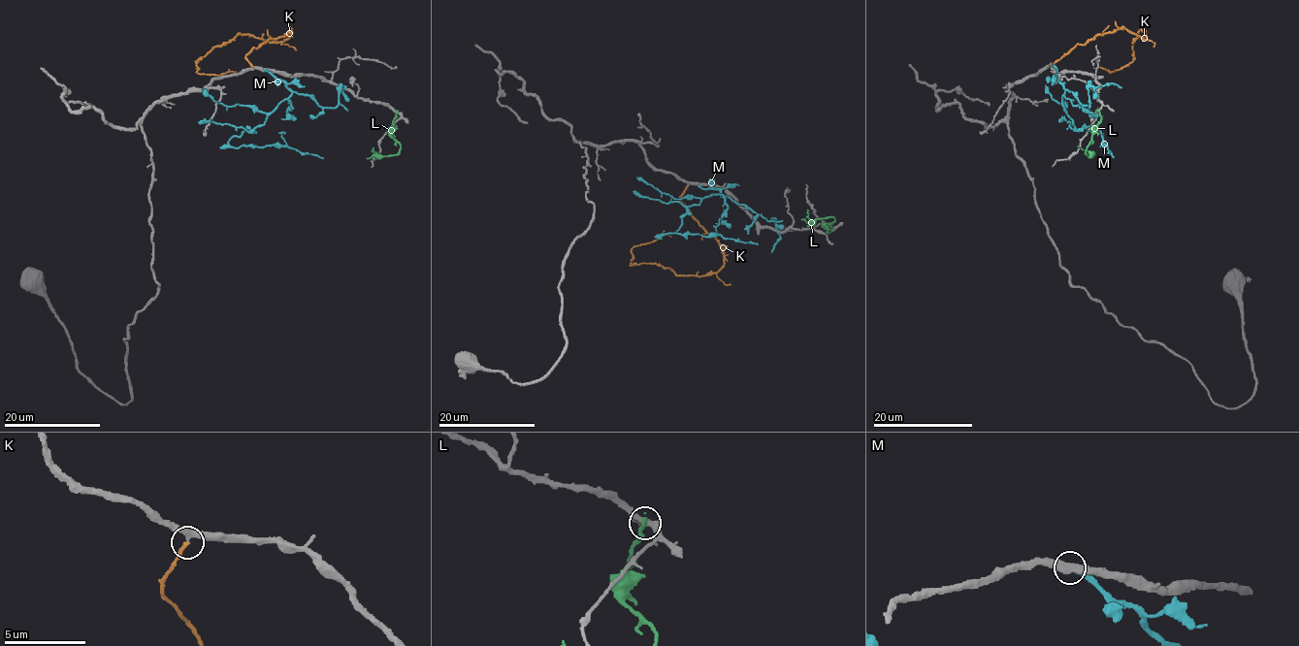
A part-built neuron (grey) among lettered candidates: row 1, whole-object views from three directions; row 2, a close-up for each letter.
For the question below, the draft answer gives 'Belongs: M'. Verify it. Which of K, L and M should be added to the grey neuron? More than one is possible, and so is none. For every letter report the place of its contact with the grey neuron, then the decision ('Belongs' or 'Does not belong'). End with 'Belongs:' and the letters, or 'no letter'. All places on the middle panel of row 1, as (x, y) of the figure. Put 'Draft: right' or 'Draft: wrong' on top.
Draft: wrong
K: Touches grey at (688, 185). Belongs
L: Touches grey at (831, 229). Does not belong
M: Touches grey at (698, 185). Does not belong
Belongs: K

